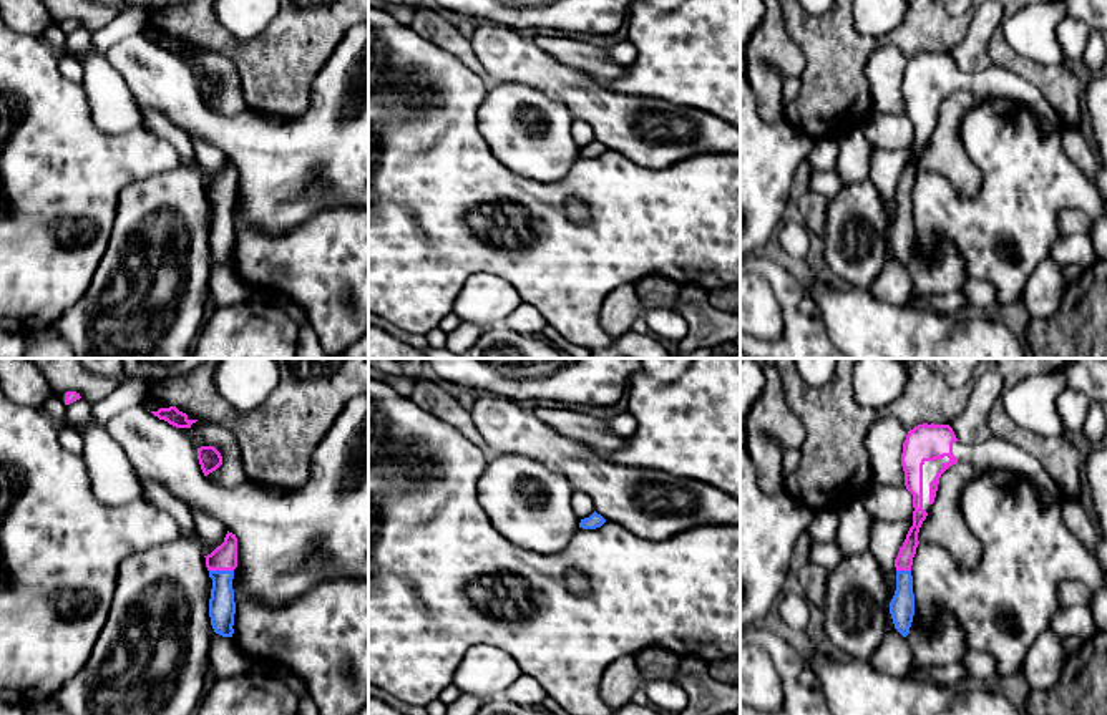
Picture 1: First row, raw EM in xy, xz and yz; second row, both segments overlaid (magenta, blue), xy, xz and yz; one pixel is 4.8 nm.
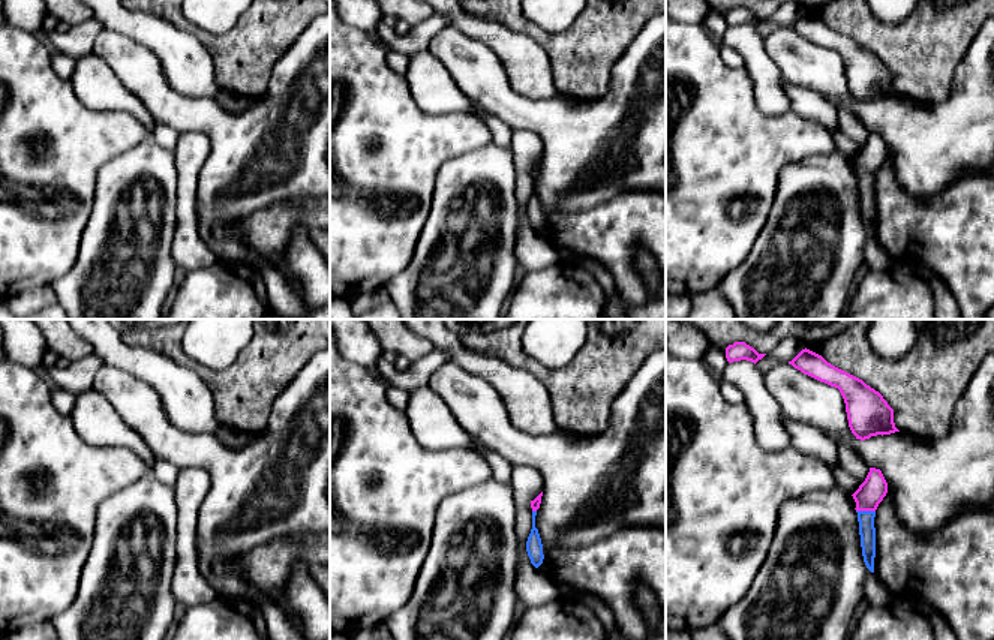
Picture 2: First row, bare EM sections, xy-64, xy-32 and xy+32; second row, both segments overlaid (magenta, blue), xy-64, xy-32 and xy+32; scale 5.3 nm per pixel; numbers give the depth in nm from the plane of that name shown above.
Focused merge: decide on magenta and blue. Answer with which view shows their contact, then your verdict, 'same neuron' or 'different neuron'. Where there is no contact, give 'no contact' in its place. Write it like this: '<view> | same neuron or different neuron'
xy | same neuron

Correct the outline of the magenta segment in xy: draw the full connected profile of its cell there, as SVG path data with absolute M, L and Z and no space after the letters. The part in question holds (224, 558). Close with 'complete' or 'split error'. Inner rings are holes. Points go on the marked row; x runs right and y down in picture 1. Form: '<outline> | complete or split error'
M229 533L224 542L217 546L206 557L206 567L212 579L211 599L209 599L209 617L216 634L222 637L232 637L234 634L234 569L237 567L237 537Z | split error

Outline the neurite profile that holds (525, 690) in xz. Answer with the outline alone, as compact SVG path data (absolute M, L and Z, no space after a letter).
M521 675L505 692L505 697L513 703L518 703L523 707L538 707L543 703L548 693L533 677Z

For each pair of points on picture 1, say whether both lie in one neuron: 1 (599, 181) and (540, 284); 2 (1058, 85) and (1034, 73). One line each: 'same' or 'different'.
1: same
2: same

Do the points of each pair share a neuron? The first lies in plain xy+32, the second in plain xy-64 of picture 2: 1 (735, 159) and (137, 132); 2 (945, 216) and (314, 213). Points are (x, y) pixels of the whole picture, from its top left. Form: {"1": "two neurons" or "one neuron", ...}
{"1": "one neuron", "2": "one neuron"}

